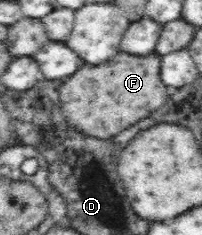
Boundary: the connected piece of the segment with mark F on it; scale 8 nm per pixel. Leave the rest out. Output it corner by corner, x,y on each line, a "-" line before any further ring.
118,52
110,62
100,66
84,64
80,66
62,86
62,110
66,122
78,132
84,132
94,138
110,138
122,132
124,128
146,118
152,110
160,108
166,102
166,86
160,76
158,56
130,56

